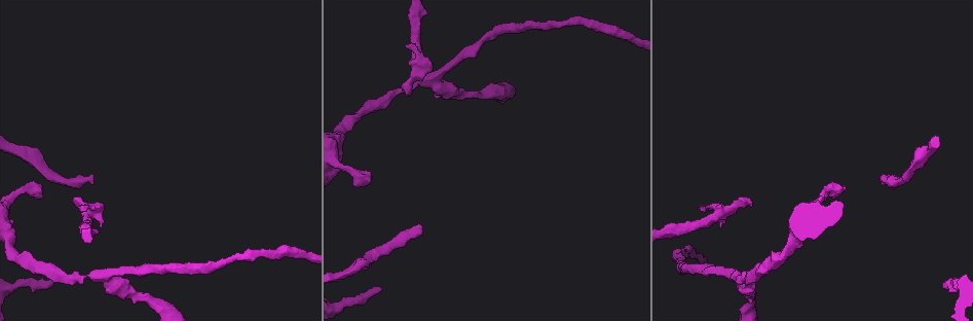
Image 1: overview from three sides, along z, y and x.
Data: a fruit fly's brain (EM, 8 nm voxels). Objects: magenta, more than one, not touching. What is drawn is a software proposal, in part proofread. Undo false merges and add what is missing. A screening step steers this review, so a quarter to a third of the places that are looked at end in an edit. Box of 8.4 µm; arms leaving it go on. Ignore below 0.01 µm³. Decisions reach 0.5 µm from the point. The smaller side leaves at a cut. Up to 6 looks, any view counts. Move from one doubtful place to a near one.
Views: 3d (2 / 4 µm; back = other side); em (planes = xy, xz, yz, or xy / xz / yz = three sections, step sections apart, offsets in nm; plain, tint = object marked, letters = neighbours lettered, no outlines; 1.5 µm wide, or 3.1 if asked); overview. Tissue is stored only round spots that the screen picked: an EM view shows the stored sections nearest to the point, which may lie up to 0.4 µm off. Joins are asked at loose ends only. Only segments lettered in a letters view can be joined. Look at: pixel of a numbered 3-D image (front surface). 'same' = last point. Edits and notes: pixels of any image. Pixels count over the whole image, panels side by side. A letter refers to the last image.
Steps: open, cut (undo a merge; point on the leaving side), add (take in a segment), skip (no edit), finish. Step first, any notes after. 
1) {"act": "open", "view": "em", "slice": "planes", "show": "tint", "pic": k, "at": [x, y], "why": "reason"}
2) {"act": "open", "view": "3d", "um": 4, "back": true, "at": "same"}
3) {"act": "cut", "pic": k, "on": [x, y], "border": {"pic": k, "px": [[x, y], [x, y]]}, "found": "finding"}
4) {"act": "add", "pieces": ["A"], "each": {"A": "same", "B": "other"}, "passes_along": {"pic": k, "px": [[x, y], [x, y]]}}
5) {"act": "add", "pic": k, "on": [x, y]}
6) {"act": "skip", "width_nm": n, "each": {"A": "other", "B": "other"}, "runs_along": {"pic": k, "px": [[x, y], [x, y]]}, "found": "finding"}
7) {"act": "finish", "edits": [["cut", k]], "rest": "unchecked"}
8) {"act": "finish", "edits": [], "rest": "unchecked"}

{"act": "open", "view": "em", "slice": "yz", "step": 4, "show": "plain", "pic": 1, "at": [78, 202], "why": "an open end"}

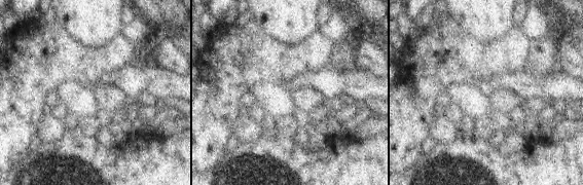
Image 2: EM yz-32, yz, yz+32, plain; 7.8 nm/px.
{"act": "open", "view": "em", "slice": "yz", "step": 4, "show": "letters", "at": "same"}

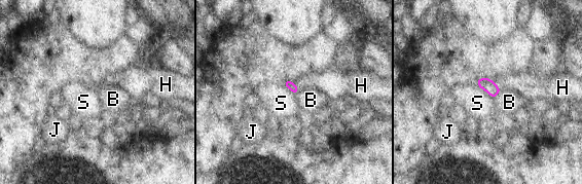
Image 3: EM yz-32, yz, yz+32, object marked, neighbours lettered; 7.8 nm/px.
{"act": "add", "pieces": ["H"], "each": {"B": "other", "H": "same", "J": "other", "S": "other"}, "found": "it goes on there"}

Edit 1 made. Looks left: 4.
{"act": "open", "view": "overview"}

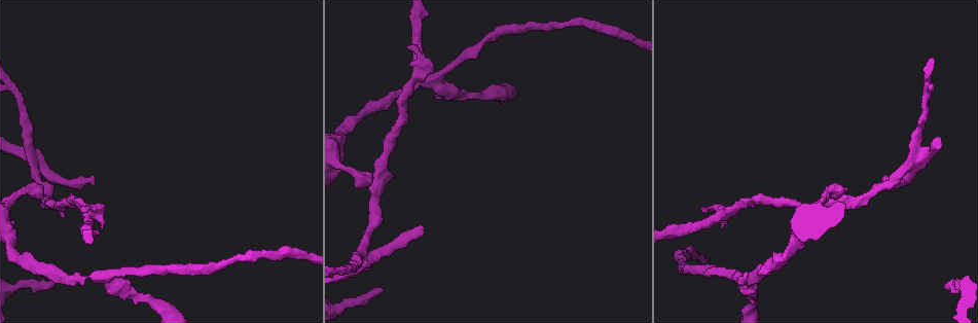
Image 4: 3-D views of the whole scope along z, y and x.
{"act": "open", "view": "em", "slice": "planes", "show": "letters", "pic": 4, "at": [419, 225], "why": "an open end"}

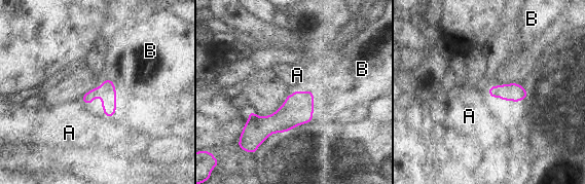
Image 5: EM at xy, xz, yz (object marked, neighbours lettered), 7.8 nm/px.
{"act": "skip", "width_nm": 130, "each": {"A": "other", "B": "other"}, "border": {"pic": 5, "px": [[296, 88], [301, 92], [311, 89]]}, "found": "no lettered segment goes on from it"}

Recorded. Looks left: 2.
{"act": "finish", "edits": [["add", 3]], "rest": "unchecked"}

